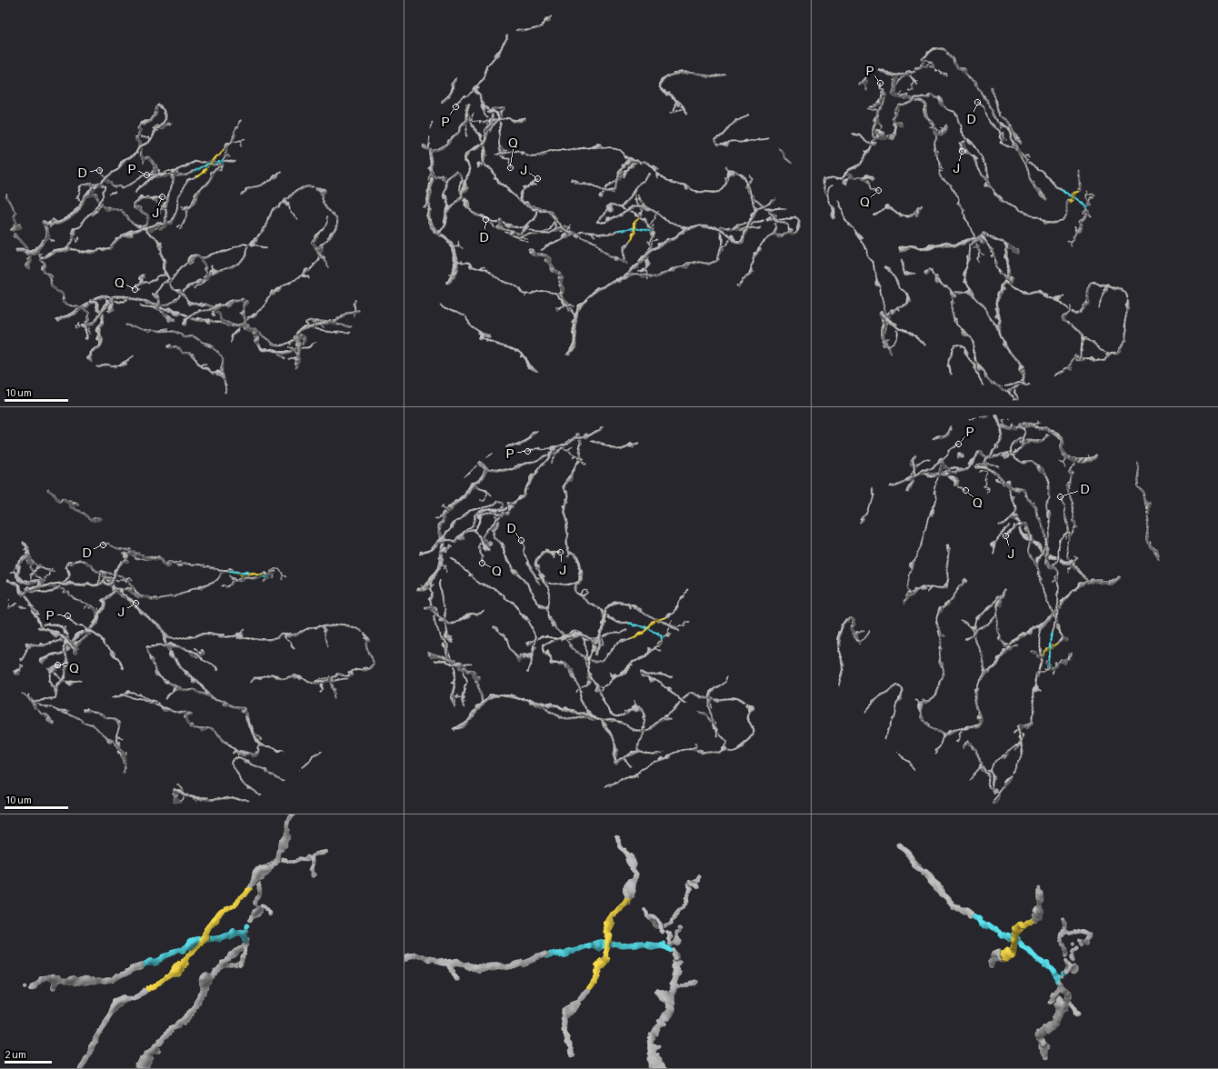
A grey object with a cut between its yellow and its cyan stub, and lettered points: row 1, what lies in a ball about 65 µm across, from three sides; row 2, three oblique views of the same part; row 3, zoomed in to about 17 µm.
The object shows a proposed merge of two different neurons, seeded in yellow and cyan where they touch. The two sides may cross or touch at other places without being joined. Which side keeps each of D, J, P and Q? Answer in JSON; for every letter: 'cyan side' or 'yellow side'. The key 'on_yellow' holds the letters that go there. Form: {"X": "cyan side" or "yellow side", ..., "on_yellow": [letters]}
{"D": "cyan side", "J": "yellow side", "P": "yellow side", "Q": "yellow side", "on_yellow": ["J", "P", "Q"]}

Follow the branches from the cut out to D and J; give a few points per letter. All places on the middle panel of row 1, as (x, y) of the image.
D: (633, 229), (599, 236), (583, 233), (574, 234), (554, 225), (523, 236), (514, 235), (486, 218)
J: (633, 229), (623, 249), (626, 263), (582, 240), (549, 214), (523, 201), (524, 190), (537, 179)

